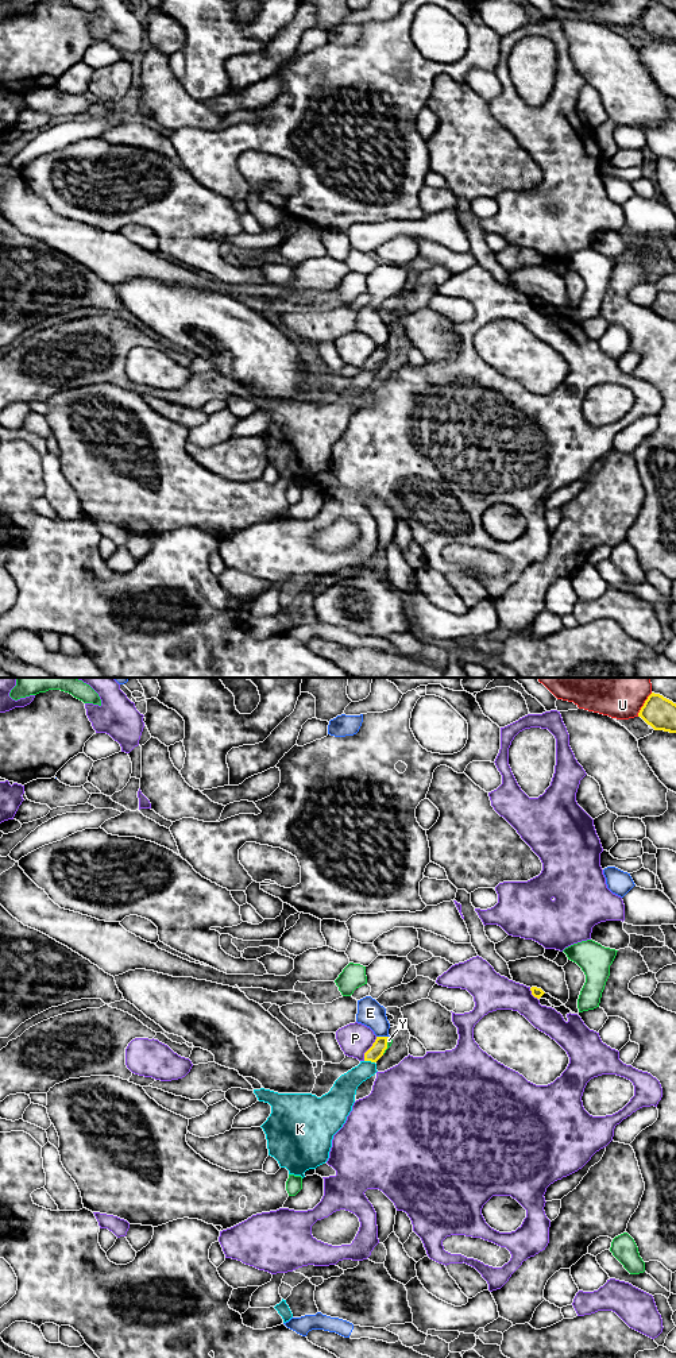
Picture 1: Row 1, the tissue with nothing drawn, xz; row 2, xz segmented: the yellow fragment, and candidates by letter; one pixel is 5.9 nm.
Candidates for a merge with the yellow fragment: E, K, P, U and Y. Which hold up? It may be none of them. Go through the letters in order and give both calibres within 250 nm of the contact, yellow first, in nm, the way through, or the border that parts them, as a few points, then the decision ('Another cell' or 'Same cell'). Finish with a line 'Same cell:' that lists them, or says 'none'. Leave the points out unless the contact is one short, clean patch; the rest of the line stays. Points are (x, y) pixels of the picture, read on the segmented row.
E: Thickness 90 nm (yellow) against 160 nm. Another cell
K: Thickness 90 nm (yellow) against 150 nm. Boundary: xz (364, 1060), (374, 1063). Another cell
P: Thickness 90 nm (yellow) against 190 nm. Another cell
U: Thickness 190 nm (yellow) against 440 nm. Another cell
Y: Thickness 90 nm (yellow) against 30 nm. Another cell
Same cell: none

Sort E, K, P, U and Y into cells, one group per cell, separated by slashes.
E / K / P / U / Y

